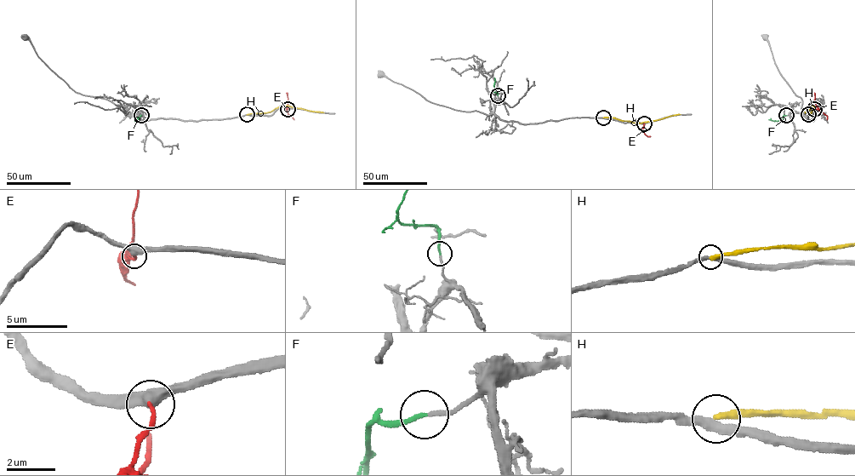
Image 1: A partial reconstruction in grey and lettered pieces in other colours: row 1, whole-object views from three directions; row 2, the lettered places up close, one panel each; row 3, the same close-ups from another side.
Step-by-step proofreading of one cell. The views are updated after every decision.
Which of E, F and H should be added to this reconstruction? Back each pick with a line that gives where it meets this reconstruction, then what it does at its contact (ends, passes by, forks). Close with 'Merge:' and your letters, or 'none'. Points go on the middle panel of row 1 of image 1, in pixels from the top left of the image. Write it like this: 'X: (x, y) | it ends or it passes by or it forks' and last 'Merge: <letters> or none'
F: (498, 95) | it ends
Merge: F

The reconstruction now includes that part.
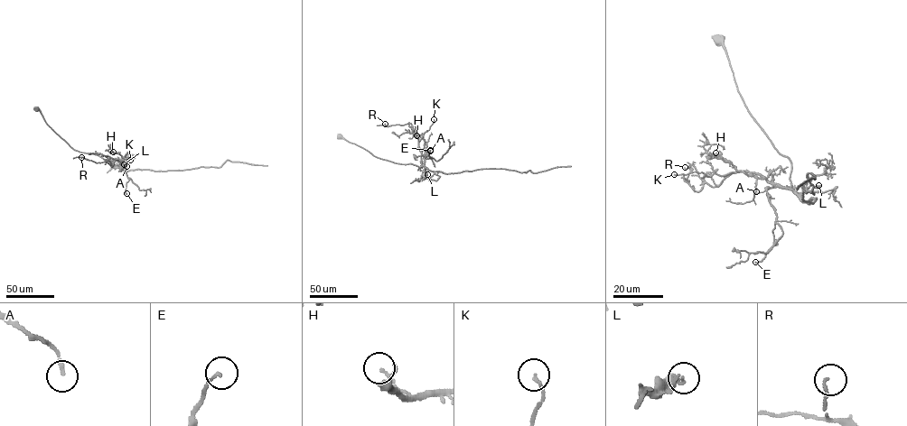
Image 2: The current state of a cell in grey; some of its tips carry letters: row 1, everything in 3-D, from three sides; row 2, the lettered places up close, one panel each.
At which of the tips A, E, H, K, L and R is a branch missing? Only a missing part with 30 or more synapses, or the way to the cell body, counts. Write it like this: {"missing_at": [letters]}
{"missing_at": []}

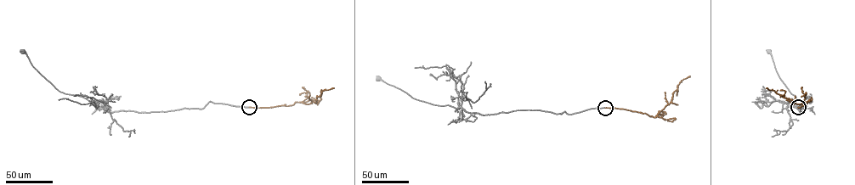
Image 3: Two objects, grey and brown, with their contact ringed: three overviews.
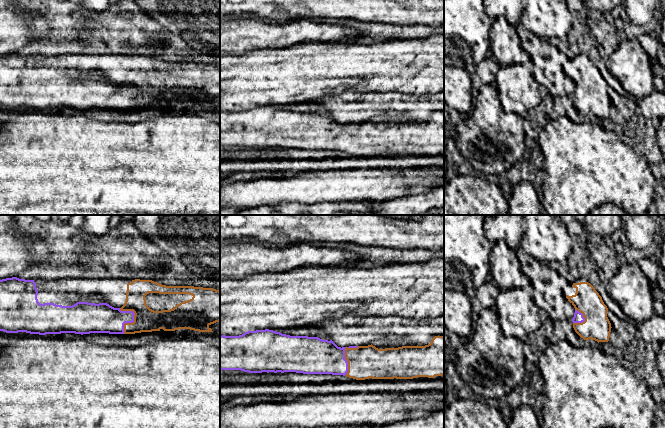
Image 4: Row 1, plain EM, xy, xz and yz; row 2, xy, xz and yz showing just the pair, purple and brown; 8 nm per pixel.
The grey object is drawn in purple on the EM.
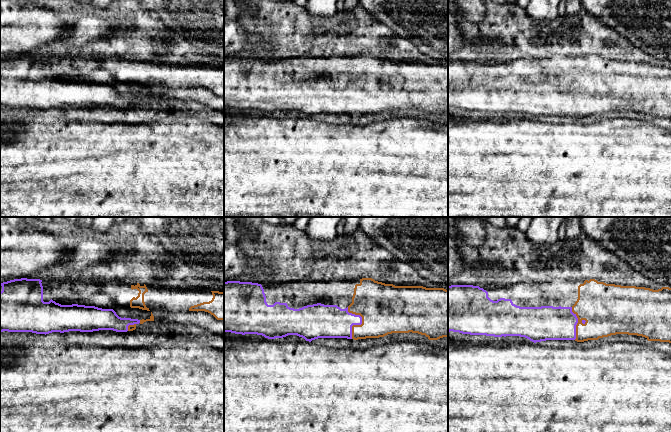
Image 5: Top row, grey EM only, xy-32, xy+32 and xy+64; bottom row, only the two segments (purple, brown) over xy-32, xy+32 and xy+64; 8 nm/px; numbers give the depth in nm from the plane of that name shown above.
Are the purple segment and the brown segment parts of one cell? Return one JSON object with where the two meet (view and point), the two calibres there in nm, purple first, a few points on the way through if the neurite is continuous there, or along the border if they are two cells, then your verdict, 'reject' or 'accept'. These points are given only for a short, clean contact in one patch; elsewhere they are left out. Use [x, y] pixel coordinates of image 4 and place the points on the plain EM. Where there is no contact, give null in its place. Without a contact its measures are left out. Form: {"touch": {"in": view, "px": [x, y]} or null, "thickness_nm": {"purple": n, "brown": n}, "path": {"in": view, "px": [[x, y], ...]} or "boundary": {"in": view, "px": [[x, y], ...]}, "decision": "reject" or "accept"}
{"touch": {"in": "xy", "px": [133, 95]}, "thickness_nm": {"purple": 240, "brown": 190}, "path": {"in": "xy", "px": [[102, 94], [133, 95], [145, 95]]}, "decision": "accept"}

